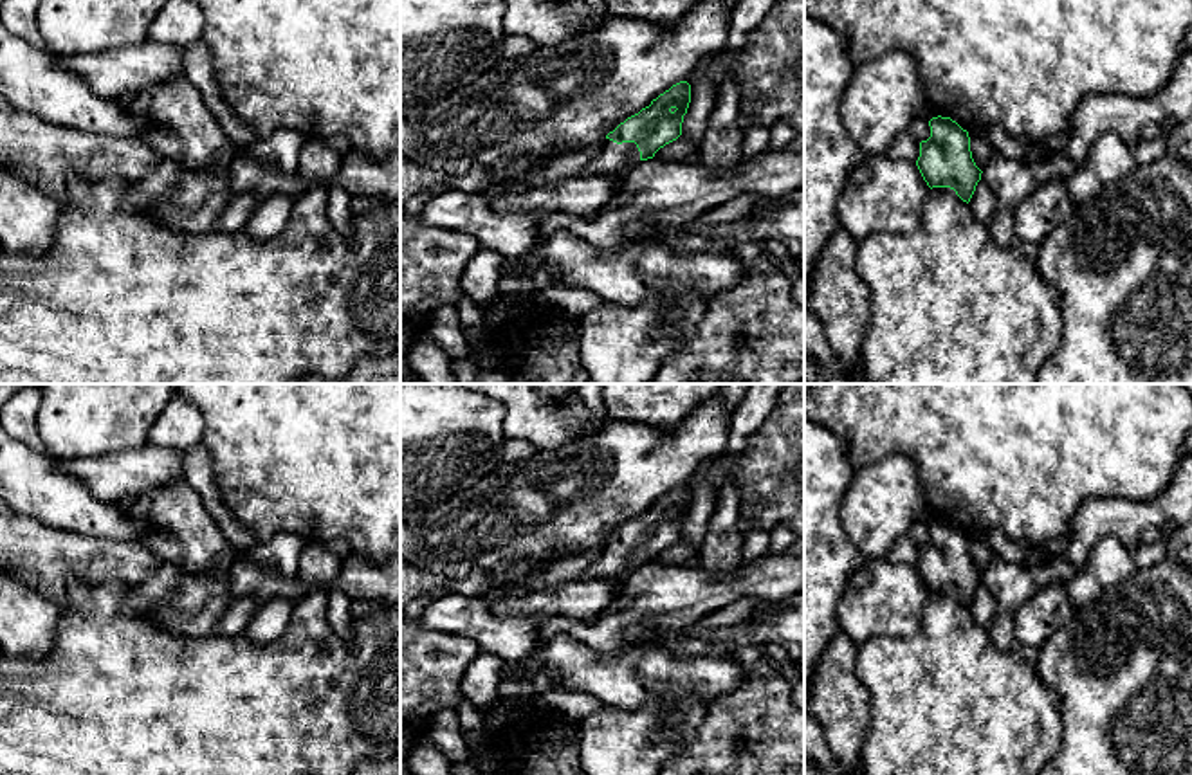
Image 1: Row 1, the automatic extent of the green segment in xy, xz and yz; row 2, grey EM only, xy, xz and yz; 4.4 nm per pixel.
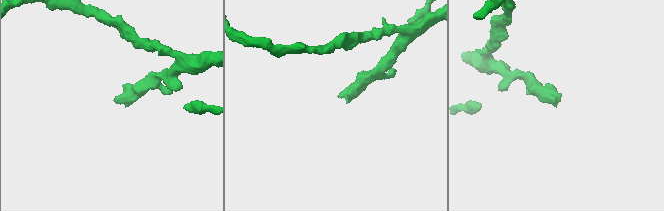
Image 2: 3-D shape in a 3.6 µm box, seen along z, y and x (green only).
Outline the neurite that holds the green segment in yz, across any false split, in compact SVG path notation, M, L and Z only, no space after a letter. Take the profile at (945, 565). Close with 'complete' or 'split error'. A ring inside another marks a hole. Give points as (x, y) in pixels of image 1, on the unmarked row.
M941 519L932 521L929 530L931 541L920 546L916 564L923 584L931 593L954 593L968 607L983 577L972 562L968 535Z | complete

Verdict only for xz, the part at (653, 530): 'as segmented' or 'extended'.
extended

